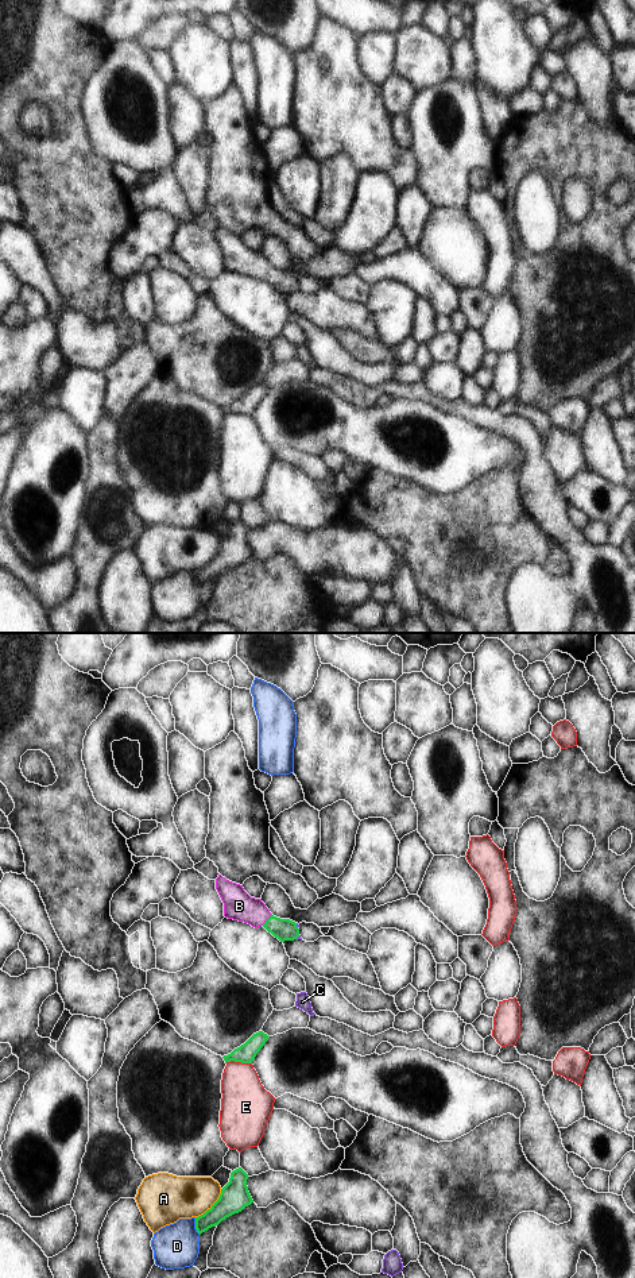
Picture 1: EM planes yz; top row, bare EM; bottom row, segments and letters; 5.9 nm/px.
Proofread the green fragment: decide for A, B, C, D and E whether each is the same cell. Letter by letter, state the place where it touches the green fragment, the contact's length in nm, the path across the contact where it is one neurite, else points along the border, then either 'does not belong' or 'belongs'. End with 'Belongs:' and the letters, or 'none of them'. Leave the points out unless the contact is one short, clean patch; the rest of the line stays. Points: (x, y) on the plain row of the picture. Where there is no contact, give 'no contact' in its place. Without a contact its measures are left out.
A: yz (212, 558) | 240 nm | does not belong
B: yz (267, 271) | 90 nm | across yz (282, 281), (267, 271), (239, 258) | belongs
C: yz (295, 278) | 30 nm | across yz (282, 281), (295, 278), (297, 275) | belongs
D: yz (196, 578) | 110 nm | does not belong
E: yz (239, 413) | 160 nm | does not belong
Belongs: B, C

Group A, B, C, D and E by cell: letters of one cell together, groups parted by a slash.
A / B C / D / E

